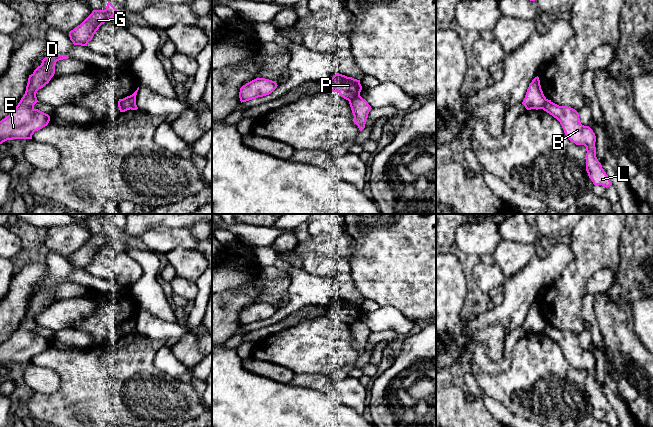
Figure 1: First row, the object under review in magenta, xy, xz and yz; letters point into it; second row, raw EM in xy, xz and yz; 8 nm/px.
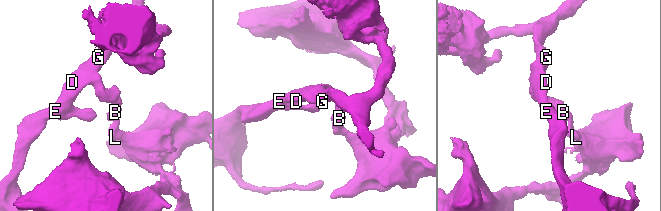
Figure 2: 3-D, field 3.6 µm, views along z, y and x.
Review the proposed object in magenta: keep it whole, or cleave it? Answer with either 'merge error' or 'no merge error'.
merge error

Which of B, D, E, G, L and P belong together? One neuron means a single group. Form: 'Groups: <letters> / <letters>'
Groups: B L / D E G P

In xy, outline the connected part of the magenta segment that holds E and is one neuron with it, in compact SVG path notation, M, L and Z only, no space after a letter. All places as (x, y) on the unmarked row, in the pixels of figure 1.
M48 278L41 289L29 299L26 315L20 326L0 345L0 368L13 363L32 363L35 355L48 349L50 340L34 332L39 326L36 317L54 300L56 286L68 282L68 279Z

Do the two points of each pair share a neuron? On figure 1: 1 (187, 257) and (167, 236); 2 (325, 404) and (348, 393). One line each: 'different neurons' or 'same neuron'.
1: different neurons
2: different neurons

